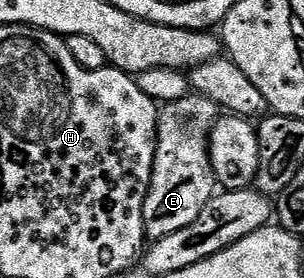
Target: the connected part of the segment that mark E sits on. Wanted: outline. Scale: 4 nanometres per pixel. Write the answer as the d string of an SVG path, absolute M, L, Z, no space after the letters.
M187 94L171 104L161 105L158 114L158 149L154 159L148 194L144 198L142 218L146 240L153 242L200 218L200 210L216 195L214 171L210 165L210 131L220 109L208 98Z

